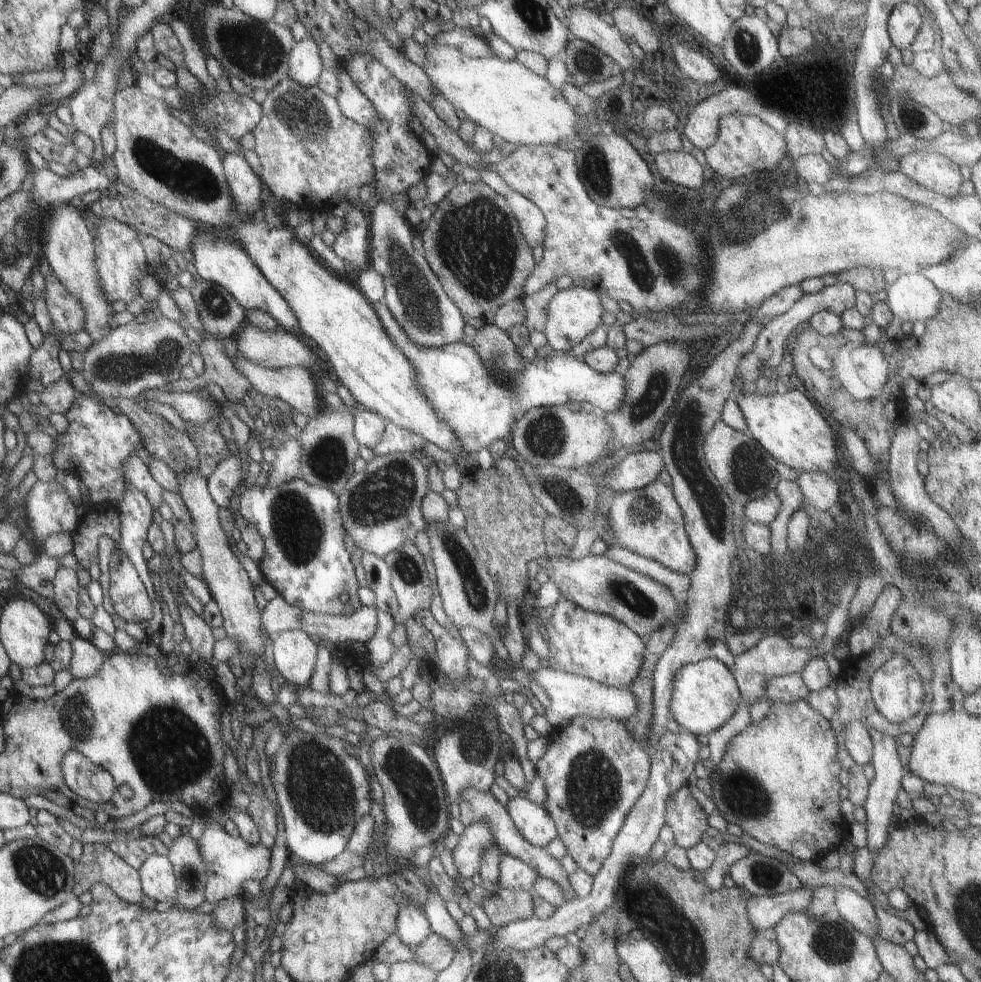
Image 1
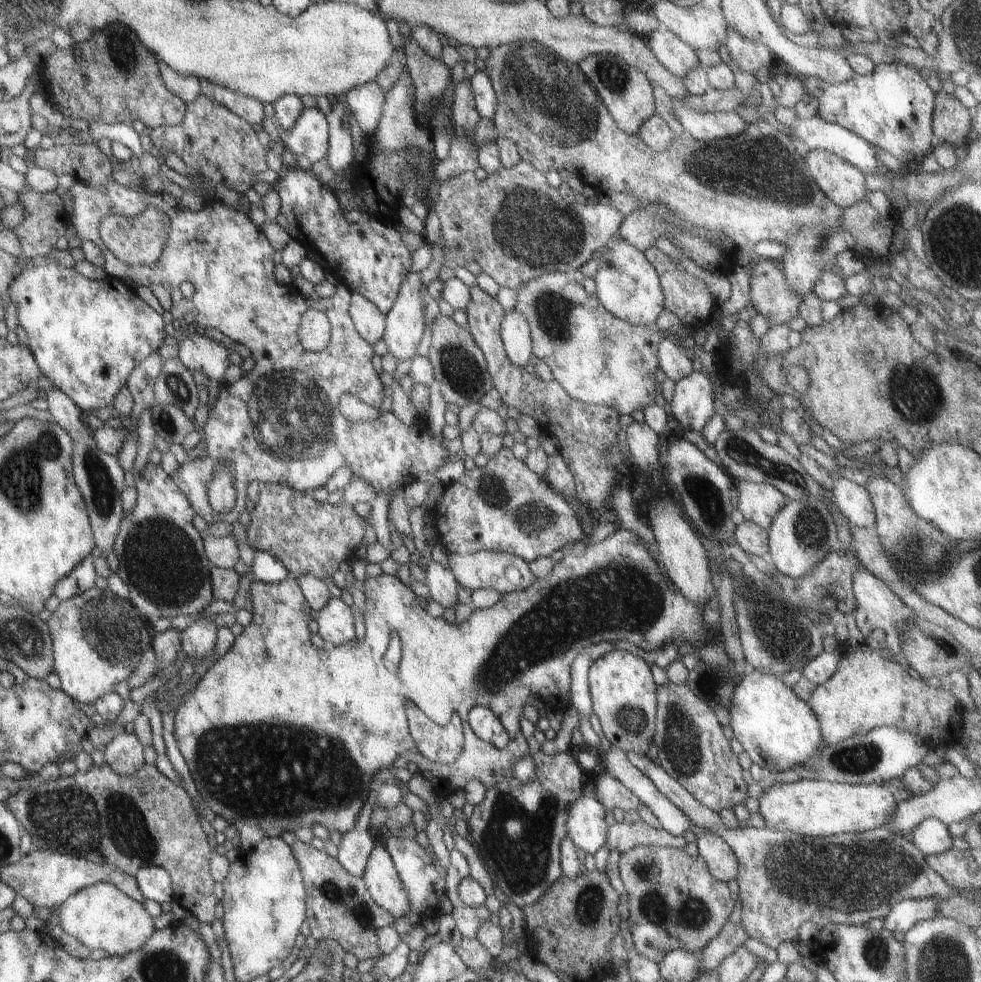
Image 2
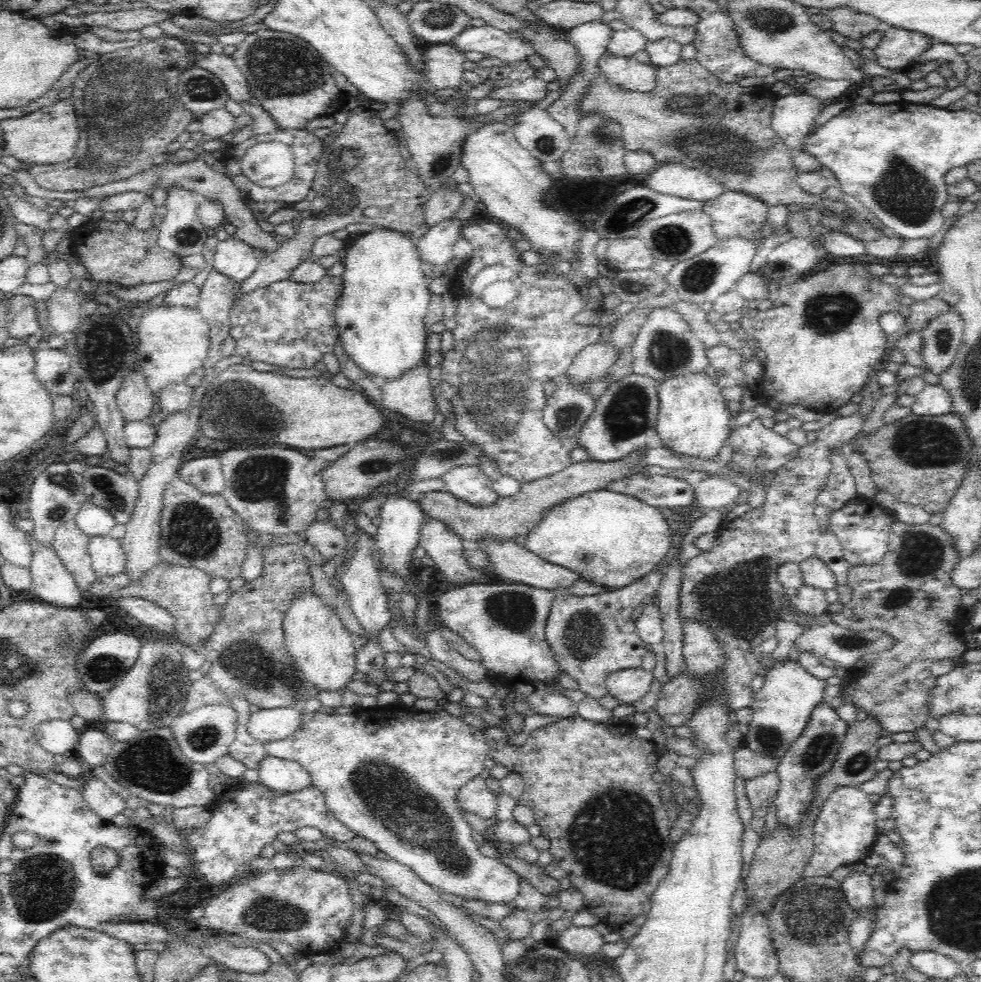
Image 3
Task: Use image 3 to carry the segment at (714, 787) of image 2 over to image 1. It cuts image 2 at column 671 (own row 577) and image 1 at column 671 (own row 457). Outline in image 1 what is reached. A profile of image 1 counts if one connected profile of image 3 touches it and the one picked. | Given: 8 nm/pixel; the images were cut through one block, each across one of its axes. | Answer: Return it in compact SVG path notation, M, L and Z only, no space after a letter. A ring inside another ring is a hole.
M687 784L681 786L675 794L667 798L665 804L665 824L673 832L673 842L685 850L701 842L701 836L707 830L707 816L695 804L687 792Z

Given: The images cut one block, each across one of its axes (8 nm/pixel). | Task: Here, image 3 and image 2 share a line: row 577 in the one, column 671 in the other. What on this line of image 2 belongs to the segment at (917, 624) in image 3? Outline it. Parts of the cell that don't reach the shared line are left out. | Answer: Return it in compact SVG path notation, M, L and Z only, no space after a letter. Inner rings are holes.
M633 846L619 854L617 872L627 892L627 924L633 950L653 964L675 950L697 954L707 938L733 914L735 898L729 894L727 884L711 878L699 854L691 856L679 848Z

